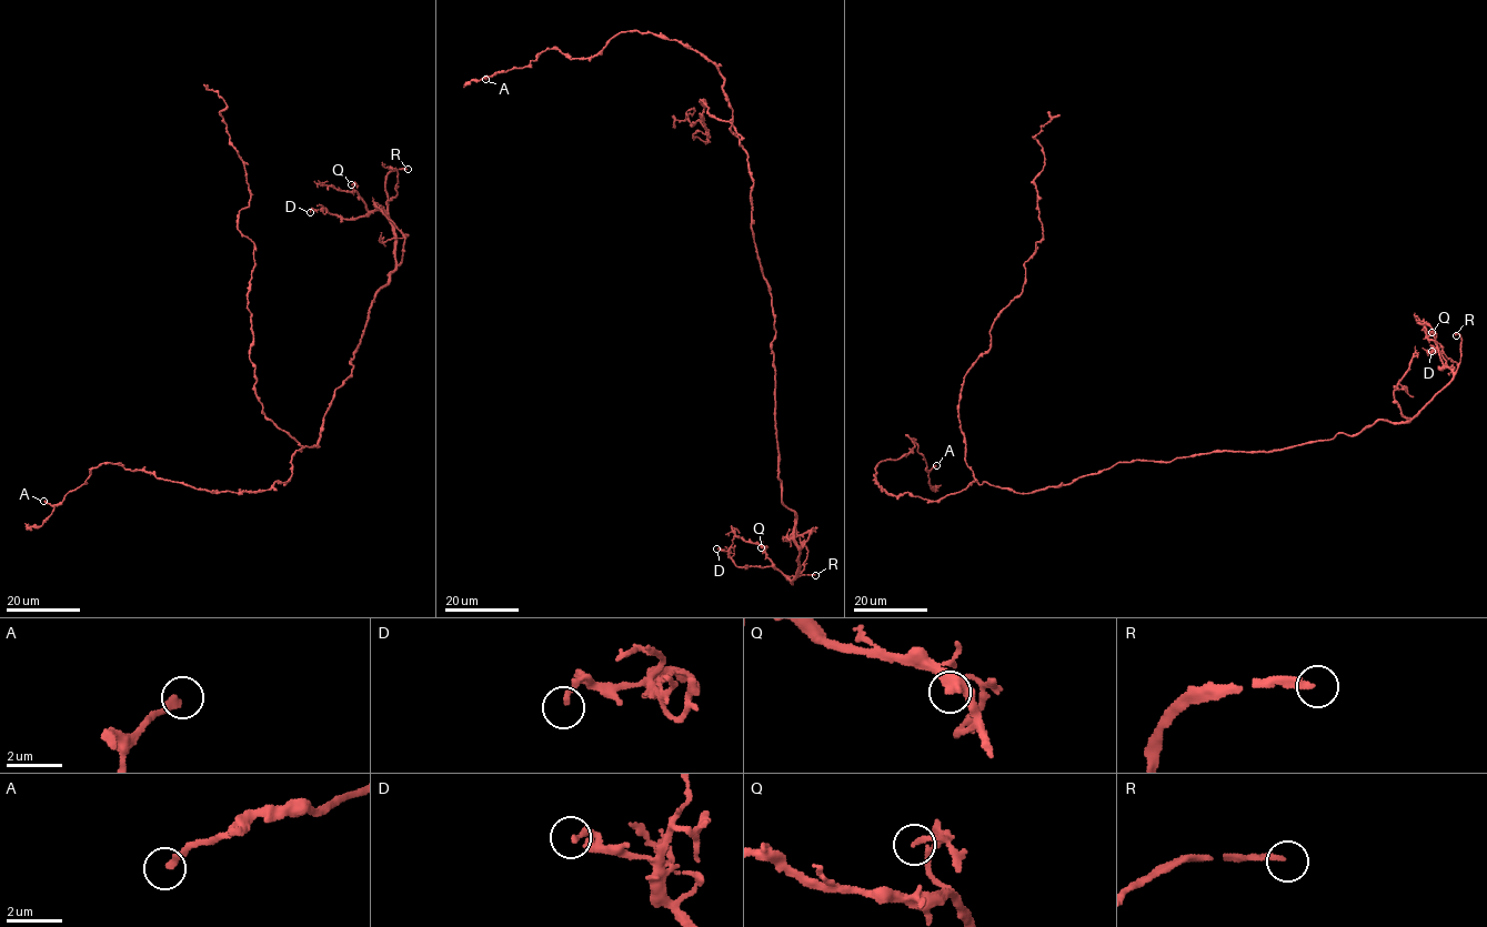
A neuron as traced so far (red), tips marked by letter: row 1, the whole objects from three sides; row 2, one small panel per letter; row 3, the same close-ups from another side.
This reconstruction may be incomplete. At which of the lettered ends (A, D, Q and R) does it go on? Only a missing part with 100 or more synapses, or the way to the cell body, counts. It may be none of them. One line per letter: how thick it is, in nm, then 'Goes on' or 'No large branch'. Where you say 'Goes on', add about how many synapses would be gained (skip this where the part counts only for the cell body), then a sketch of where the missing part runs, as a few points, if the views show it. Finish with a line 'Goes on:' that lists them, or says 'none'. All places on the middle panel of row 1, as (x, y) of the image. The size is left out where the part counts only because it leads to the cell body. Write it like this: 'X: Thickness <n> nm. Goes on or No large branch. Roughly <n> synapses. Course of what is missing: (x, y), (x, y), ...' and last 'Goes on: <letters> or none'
A: Thickness 260 nm. No large branch
D: Thickness 180 nm. No large branch
Q: Thickness 170 nm. No large branch
R: Thickness 200 nm. Goes on
Goes on: R

